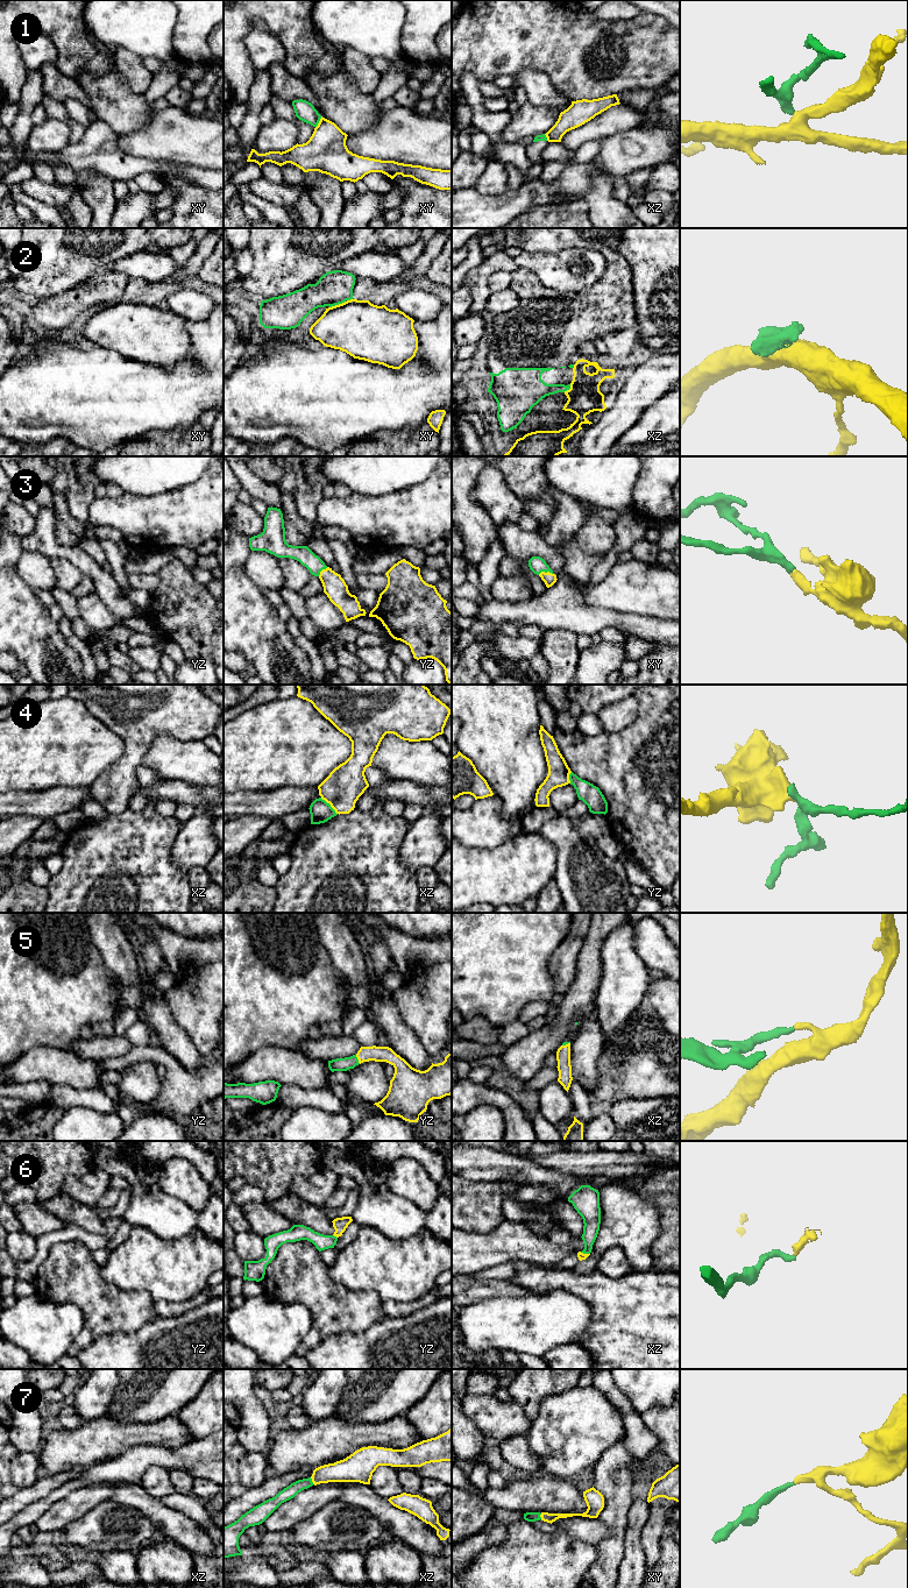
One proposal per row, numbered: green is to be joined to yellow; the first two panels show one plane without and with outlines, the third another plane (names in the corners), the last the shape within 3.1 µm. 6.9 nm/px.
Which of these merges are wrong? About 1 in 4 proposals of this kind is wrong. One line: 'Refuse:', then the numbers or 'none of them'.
Refuse: 1, 2, 4

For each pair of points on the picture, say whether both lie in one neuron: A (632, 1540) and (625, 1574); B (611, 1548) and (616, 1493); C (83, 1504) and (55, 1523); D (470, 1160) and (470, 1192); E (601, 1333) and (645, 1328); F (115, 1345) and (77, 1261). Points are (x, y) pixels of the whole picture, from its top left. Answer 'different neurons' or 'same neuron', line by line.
A: same neuron
B: same neuron
C: same neuron
D: different neurons
E: same neuron
F: different neurons

